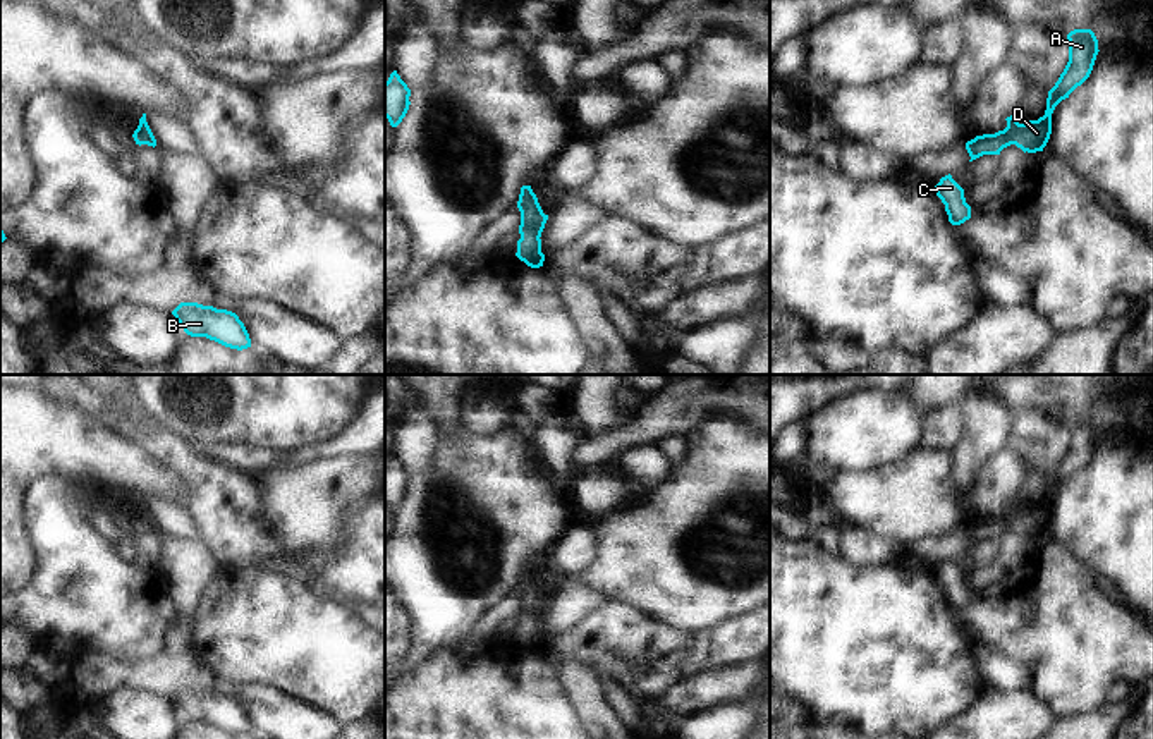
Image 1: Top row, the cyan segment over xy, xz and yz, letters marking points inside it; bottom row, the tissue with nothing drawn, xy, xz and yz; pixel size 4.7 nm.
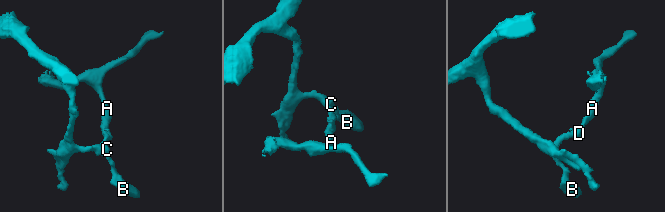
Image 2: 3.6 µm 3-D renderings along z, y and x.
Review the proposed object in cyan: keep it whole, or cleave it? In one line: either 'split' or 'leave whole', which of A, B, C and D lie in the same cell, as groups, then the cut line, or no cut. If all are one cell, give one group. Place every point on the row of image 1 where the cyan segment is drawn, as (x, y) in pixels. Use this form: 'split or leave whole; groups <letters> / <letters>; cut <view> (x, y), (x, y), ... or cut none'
leave whole; groups A B C D; cut none

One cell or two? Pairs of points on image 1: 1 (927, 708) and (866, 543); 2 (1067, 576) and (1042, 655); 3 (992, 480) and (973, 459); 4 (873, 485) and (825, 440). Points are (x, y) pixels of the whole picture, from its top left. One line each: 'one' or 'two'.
1: two
2: one
3: two
4: two

